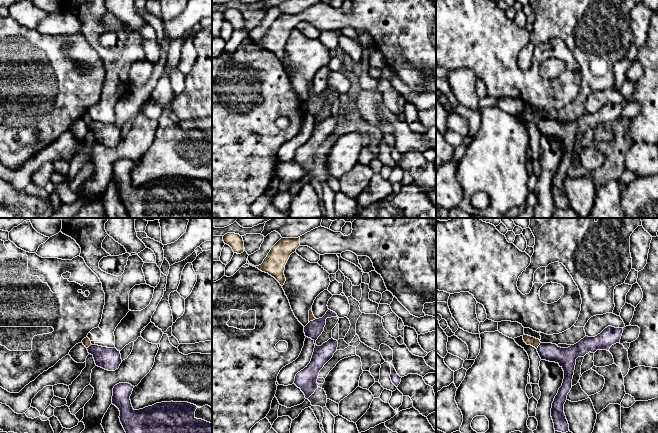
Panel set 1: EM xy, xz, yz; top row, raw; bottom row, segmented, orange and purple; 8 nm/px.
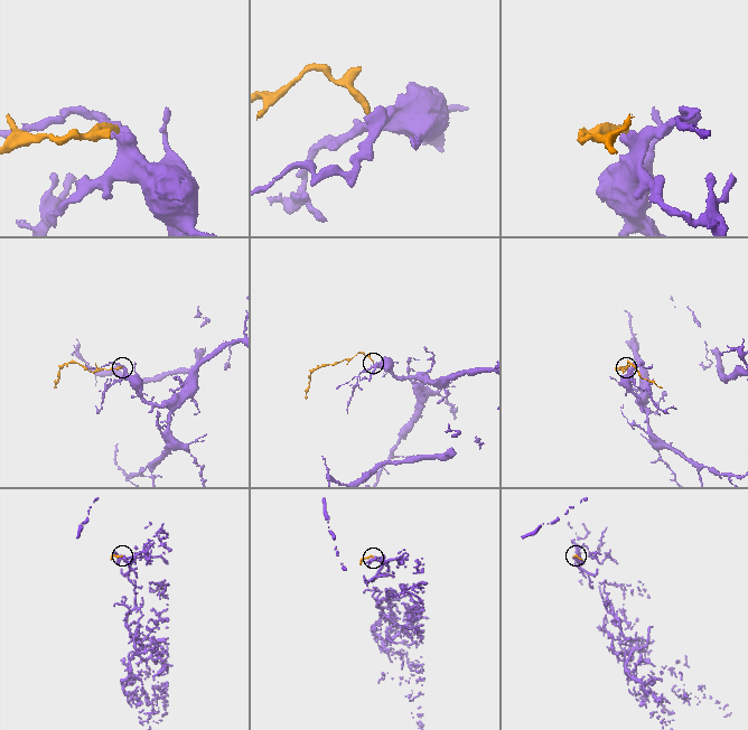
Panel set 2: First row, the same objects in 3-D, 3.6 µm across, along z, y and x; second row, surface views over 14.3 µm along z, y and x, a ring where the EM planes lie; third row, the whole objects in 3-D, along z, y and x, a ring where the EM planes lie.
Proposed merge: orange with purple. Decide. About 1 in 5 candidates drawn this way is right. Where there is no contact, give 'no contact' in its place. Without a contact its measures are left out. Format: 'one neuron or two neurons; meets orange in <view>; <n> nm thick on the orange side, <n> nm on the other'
two neurons; meets orange in yz; 70 nm thick on the orange side, 160 nm on the other

